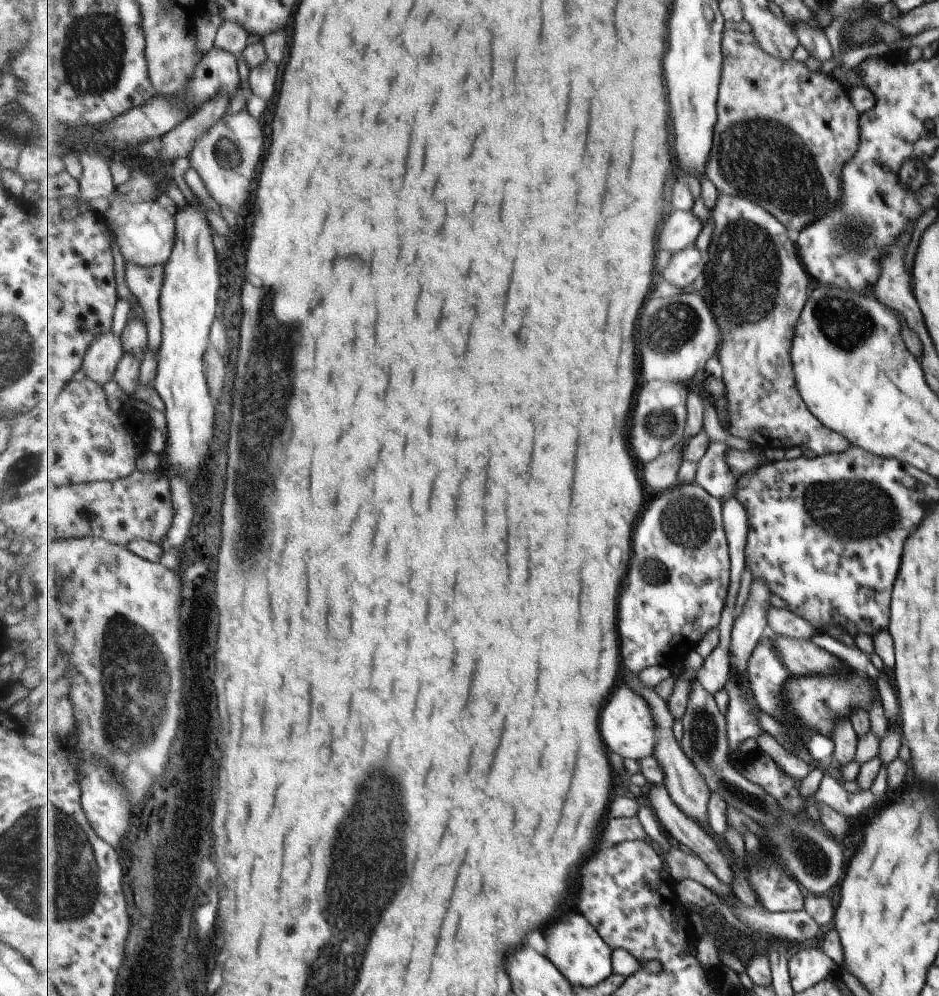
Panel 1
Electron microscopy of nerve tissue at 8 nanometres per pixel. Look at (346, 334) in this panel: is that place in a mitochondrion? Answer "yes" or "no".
no

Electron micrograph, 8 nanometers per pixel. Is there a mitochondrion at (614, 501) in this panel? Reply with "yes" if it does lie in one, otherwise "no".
no

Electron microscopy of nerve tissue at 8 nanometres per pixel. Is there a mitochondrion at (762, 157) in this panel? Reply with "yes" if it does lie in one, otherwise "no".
yes

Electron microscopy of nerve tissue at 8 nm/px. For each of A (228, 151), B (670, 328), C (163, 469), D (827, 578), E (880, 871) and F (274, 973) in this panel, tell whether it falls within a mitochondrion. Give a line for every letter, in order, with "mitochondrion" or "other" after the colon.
A: mitochondrion
B: mitochondrion
C: other
D: other
E: other
F: other

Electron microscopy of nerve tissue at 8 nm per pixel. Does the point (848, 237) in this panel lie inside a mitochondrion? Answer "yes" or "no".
yes

